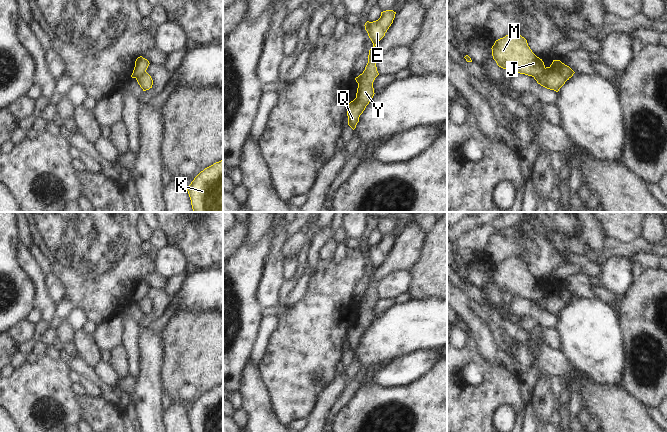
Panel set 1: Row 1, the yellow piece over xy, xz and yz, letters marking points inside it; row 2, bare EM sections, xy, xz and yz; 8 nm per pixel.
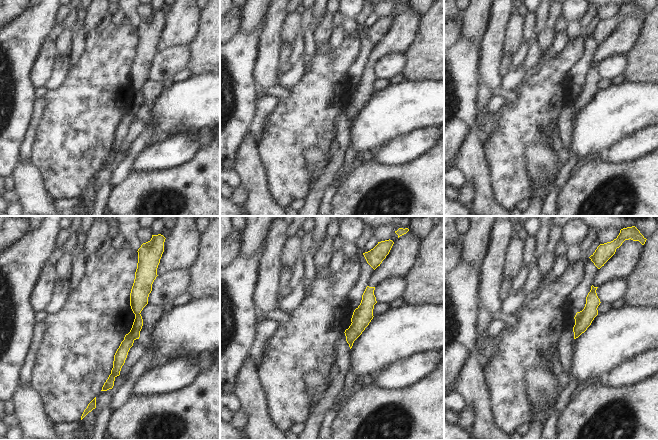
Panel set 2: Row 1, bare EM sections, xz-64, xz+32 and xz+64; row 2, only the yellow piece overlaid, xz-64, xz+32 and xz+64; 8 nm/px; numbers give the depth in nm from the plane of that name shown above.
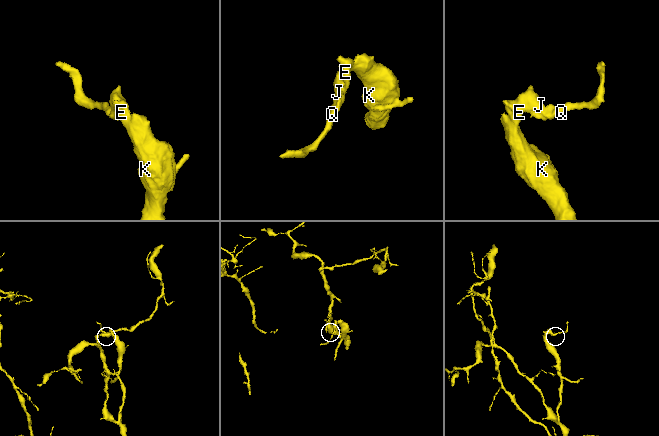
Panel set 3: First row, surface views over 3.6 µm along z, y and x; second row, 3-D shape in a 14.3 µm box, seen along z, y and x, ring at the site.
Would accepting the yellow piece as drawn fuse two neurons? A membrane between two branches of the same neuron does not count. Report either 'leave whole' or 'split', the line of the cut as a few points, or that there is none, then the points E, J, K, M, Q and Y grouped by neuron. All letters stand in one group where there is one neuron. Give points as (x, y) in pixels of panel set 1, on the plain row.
split; cut in yz along (545, 292), (542, 297), (534, 302); E J K M / Q Y

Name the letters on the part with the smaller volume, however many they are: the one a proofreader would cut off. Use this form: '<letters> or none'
Q, Y

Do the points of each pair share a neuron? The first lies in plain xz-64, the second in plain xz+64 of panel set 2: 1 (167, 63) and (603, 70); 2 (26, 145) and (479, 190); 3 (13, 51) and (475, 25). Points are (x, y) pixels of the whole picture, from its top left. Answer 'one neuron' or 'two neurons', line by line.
1: one neuron
2: two neurons
3: two neurons

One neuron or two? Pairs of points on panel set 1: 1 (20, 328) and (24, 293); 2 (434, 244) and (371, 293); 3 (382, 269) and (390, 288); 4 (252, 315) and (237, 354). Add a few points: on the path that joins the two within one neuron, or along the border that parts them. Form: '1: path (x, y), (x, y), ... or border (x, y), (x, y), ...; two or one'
1: border (25, 318), (16, 322), (10, 328); two
2: border (426, 234), (420, 257), (408, 269); two
3: border (408, 269), (395, 269), (385, 274), (379, 280); two
4: path (244, 325), (243, 339), (238, 344); one

